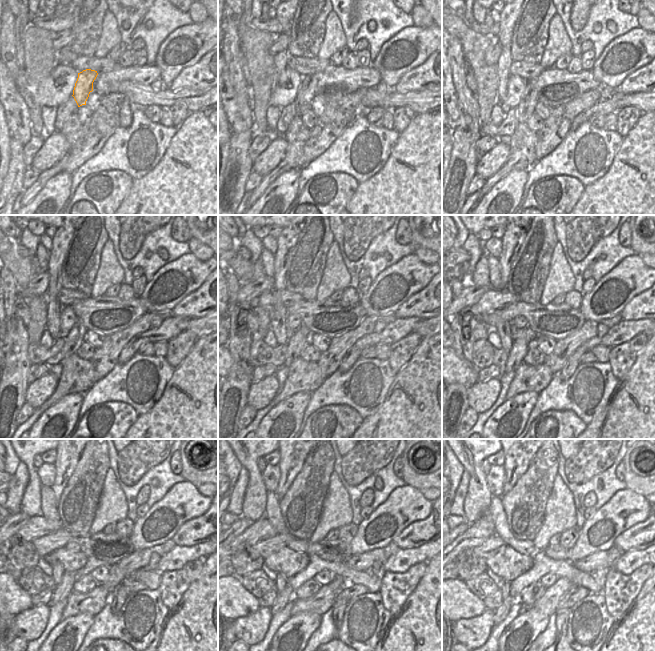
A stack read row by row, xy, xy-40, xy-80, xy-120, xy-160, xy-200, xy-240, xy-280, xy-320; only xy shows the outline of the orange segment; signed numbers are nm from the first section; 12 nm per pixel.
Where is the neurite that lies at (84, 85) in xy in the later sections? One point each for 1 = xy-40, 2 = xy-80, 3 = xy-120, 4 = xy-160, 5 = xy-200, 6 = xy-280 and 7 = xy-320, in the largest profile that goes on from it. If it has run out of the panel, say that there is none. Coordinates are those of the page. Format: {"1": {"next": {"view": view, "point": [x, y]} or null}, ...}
{"1": {"next": {"view": "xy-40", "point": [306, 91]}}, "2": {"next": {"view": "xy-80", "point": [525, 109]}}, "3": {"next": {"view": "xy-120", "point": [77, 335]}}, "4": {"next": {"view": "xy-160", "point": [300, 338]}}, "5": {"next": {"view": "xy-200", "point": [520, 347]}}, "6": {"next": {"view": "xy-280", "point": [283, 597]}}, "7": {"next": {"view": "xy-320", "point": [501, 613]}}}

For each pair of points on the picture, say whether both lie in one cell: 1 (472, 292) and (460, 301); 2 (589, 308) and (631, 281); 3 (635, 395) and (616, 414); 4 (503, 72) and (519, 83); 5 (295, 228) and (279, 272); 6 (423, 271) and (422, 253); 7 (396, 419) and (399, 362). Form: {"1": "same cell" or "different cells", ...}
{"1": "same cell", "2": "same cell", "3": "same cell", "4": "different cells", "5": "same cell", "6": "different cells", "7": "different cells"}

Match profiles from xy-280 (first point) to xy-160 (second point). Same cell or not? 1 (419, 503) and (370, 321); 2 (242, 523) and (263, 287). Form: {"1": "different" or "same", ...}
{"1": "different", "2": "same"}

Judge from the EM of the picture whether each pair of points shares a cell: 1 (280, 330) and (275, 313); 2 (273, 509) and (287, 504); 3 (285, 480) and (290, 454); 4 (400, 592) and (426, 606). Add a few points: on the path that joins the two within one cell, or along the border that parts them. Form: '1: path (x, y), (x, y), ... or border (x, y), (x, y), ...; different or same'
1: path (278, 326), (278, 317); same
2: border (279, 499), (279, 508), (286, 530); different
3: path (289, 474), (290, 460); same
4: border (422, 577), (417, 587), (394, 615); different

